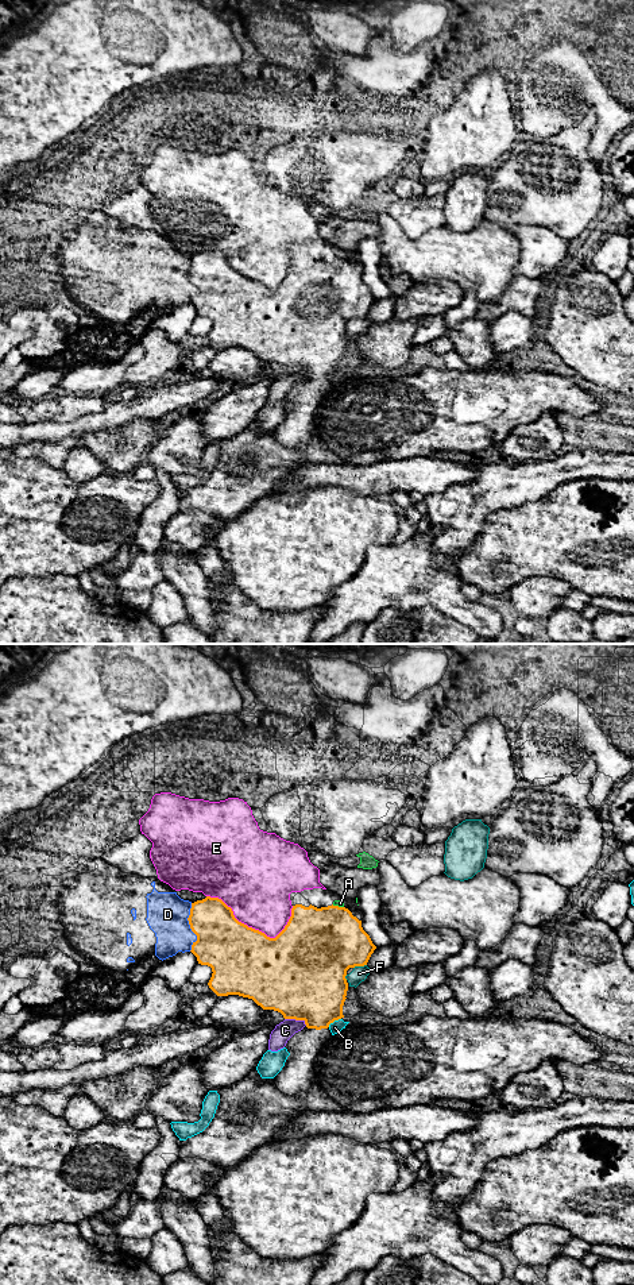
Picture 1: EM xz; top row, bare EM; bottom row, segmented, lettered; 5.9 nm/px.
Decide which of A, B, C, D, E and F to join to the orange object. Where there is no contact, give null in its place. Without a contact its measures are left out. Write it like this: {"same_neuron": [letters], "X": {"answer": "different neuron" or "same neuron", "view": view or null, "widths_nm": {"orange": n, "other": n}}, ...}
{"same_neuron": ["A"], "A": {"answer": "same neuron", "view": "xz", "widths_nm": {"orange": 440, "other": 50}}, "B": {"answer": "different neuron", "view": "xz", "widths_nm": {"orange": 420, "other": 70}}, "C": {"answer": "different neuron", "view": "xz", "widths_nm": {"orange": 500, "other": 110}}, "D": {"answer": "different neuron", "view": "xz", "widths_nm": {"orange": 320, "other": 240}}, "E": {"answer": "different neuron", "view": "xz", "widths_nm": {"orange": 400, "other": 400}}, "F": {"answer": "different neuron", "view": "xz", "widths_nm": {"orange": 420, "other": 90}}}

